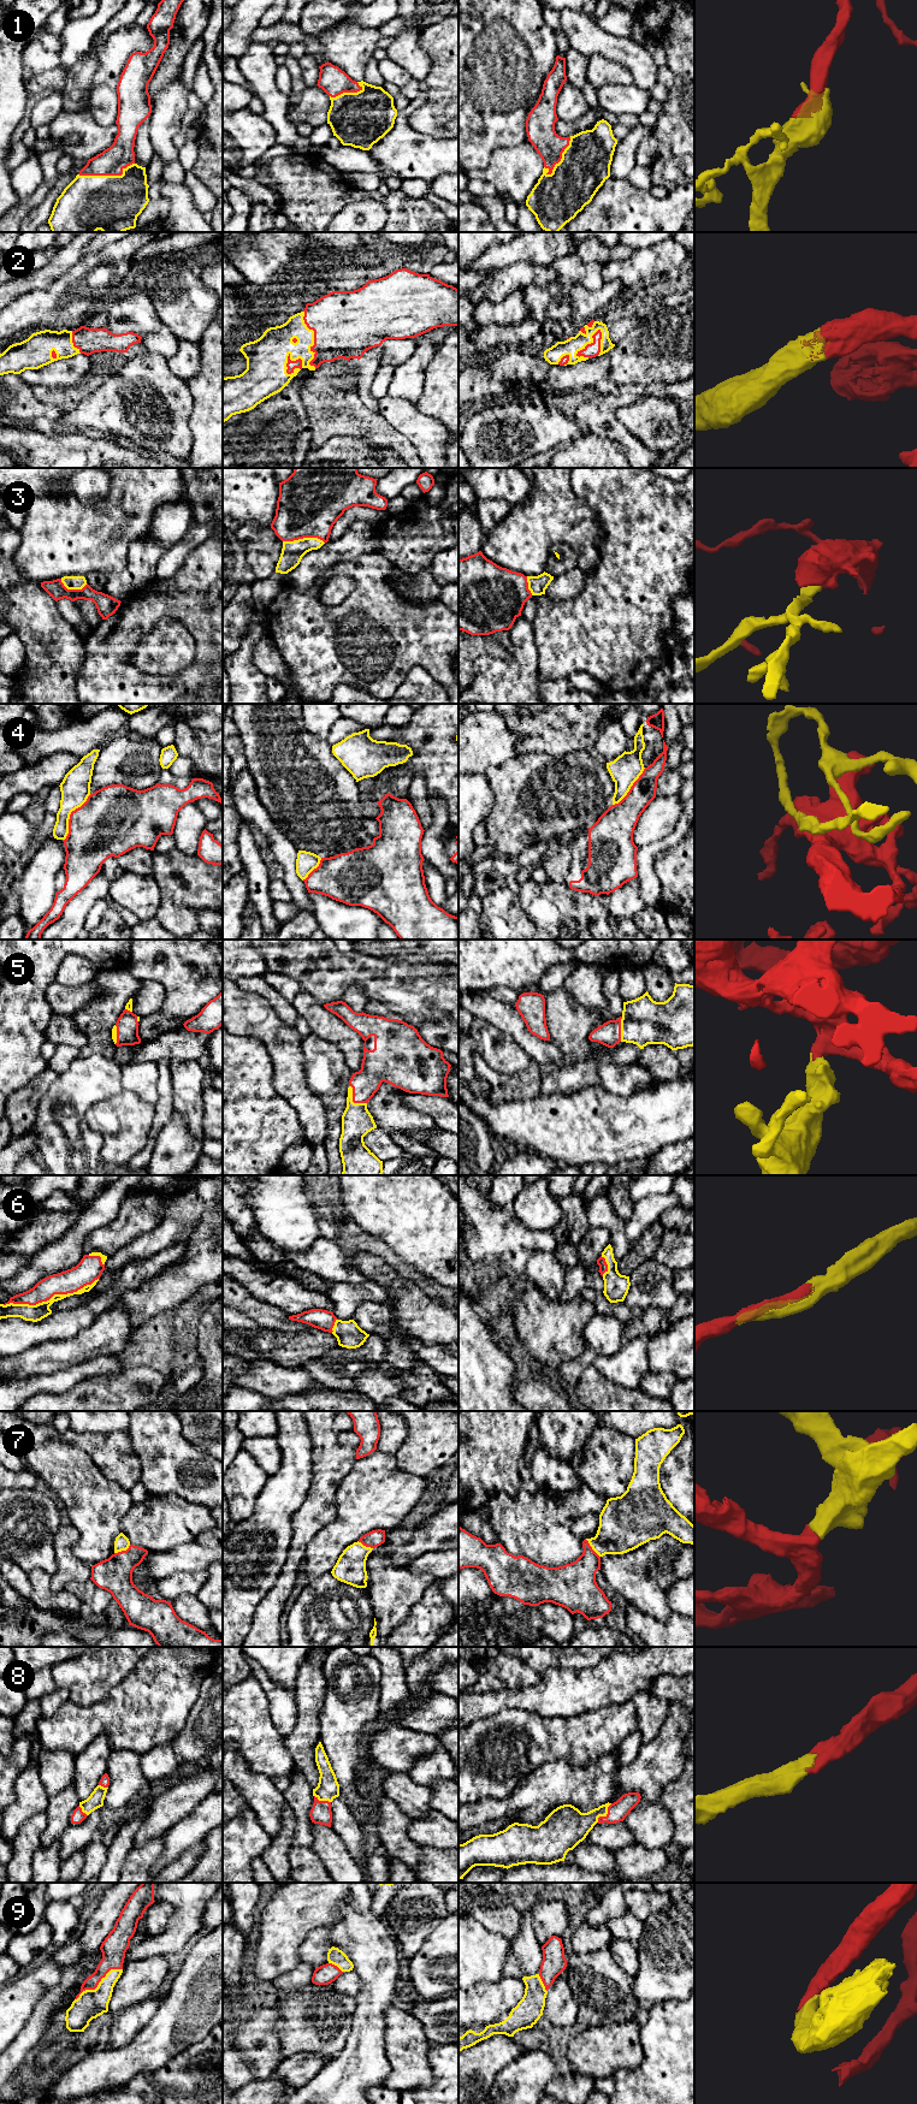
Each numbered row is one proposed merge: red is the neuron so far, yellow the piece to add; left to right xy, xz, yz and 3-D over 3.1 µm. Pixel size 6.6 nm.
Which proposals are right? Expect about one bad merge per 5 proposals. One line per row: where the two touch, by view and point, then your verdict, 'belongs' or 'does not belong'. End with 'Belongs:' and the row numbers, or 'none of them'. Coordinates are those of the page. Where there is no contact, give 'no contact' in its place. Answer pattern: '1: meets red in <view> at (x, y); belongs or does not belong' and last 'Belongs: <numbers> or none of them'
1: meets red in xy at (107, 175); belongs
2: meets red in yz at (591, 343); belongs
3: meets red in xz at (303, 537); belongs
4: meets red in xy at (70, 816); belongs
5: meets red in xz at (353, 1100); belongs
6: meets red in xy at (49, 1298); belongs
7: meets red in yz at (591, 1548); belongs
8: meets red in yz at (607, 1814); belongs
9: meets red in xy at (98, 1984); belongs
Belongs: 1, 2, 3, 4, 5, 6, 7, 8, 9

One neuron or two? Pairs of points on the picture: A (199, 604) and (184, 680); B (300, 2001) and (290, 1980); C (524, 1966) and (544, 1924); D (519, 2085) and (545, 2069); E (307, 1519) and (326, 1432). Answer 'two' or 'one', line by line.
A: one
B: two
C: two
D: one
E: one

